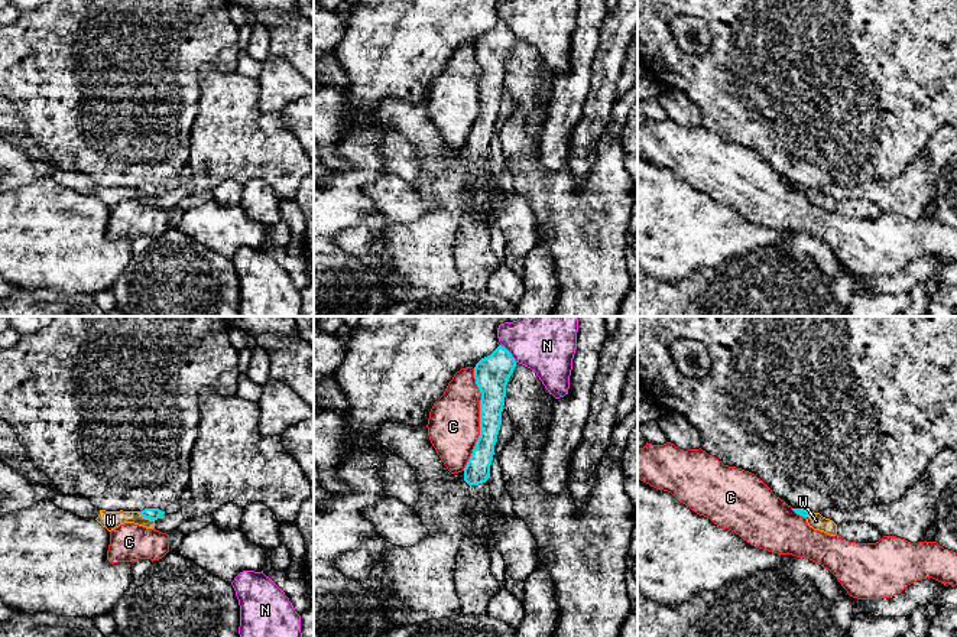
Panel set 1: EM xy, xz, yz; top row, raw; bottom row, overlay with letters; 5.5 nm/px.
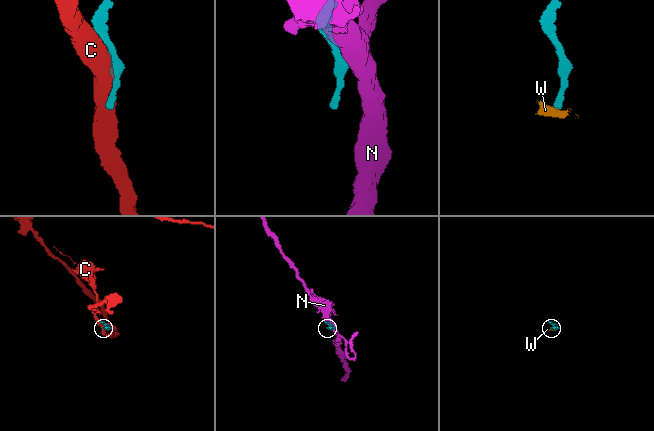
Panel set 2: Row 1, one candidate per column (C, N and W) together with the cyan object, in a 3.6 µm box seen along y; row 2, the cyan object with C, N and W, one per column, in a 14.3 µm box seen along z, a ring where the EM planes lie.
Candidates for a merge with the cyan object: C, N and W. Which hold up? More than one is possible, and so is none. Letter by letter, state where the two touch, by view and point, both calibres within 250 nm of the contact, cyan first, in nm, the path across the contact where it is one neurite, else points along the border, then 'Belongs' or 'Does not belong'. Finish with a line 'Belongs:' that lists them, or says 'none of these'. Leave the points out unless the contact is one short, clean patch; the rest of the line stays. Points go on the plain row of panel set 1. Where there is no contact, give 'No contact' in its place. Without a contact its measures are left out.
C: Touches cyan at xz (480, 96). Thickness 190 nm (cyan) against 280 nm. Does not belong
N: Touches cyan at xz (509, 29). Thickness 200 nm (cyan) against 280 nm. Does not belong
W: Touches cyan at xy (146, 194). Thickness 60 nm (cyan) against 100 nm. Boundary: xy (138, 188), (153, 197). Does not belong
Belongs: none of these

